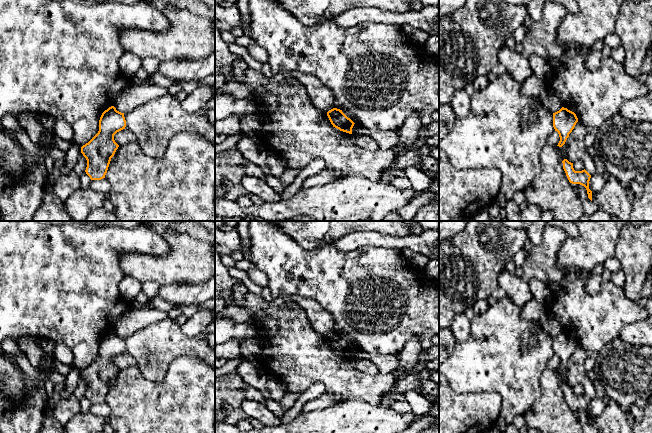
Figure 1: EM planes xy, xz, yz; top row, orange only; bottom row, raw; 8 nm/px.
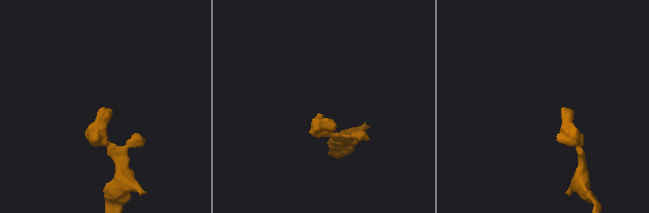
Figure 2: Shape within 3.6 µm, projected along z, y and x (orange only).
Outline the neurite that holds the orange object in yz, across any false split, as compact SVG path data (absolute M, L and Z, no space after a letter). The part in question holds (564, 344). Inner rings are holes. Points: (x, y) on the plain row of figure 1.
M562 331L559 335L553 337L553 351L560 361L557 370L562 371L565 368L577 346L576 338L567 332Z

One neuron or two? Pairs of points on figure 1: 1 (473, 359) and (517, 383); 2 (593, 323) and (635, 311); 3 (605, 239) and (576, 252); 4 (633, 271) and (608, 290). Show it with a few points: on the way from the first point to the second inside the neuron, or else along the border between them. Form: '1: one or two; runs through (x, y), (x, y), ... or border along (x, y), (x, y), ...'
1: one; runs through (484, 361), (495, 361), (506, 372)
2: one; runs through (603, 315), (607, 311), (625, 311)
3: one; runs through (598, 240), (583, 252)
4: two; border along (622, 287), (625, 295), (636, 302)

